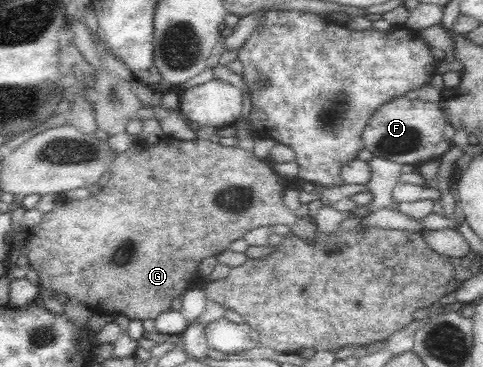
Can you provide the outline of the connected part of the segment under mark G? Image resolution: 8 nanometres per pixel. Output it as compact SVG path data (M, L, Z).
M162 135L154 145L141 148L136 145L118 153L110 173L108 187L94 197L58 203L52 211L43 213L38 225L27 229L28 267L36 271L40 290L32 302L43 304L46 297L64 293L88 304L98 317L111 311L130 320L156 319L171 309L176 297L197 283L198 264L202 259L229 249L230 243L250 230L280 224L287 225L304 240L313 240L315 236L314 218L298 218L283 204L284 187L269 159L259 159L237 145L224 146L204 138L182 141Z

